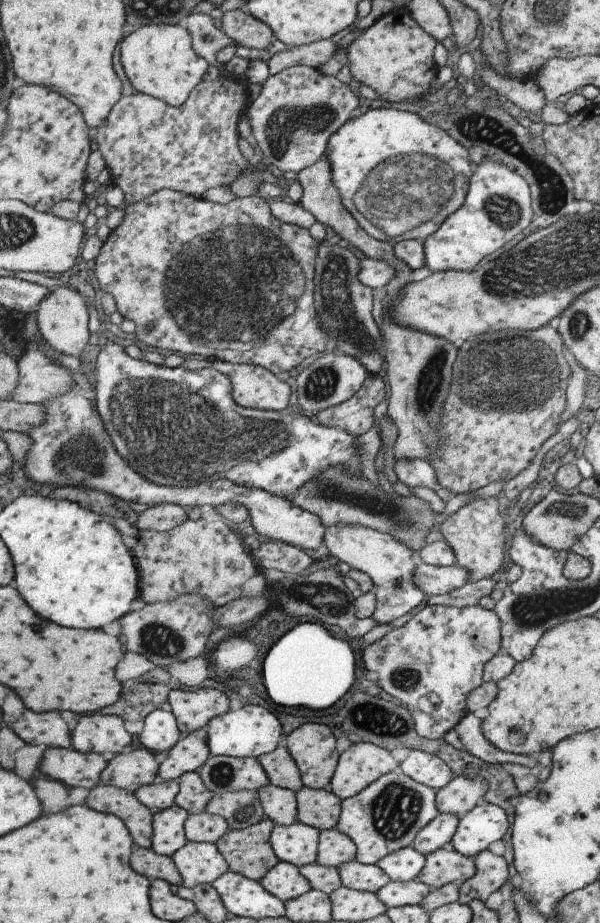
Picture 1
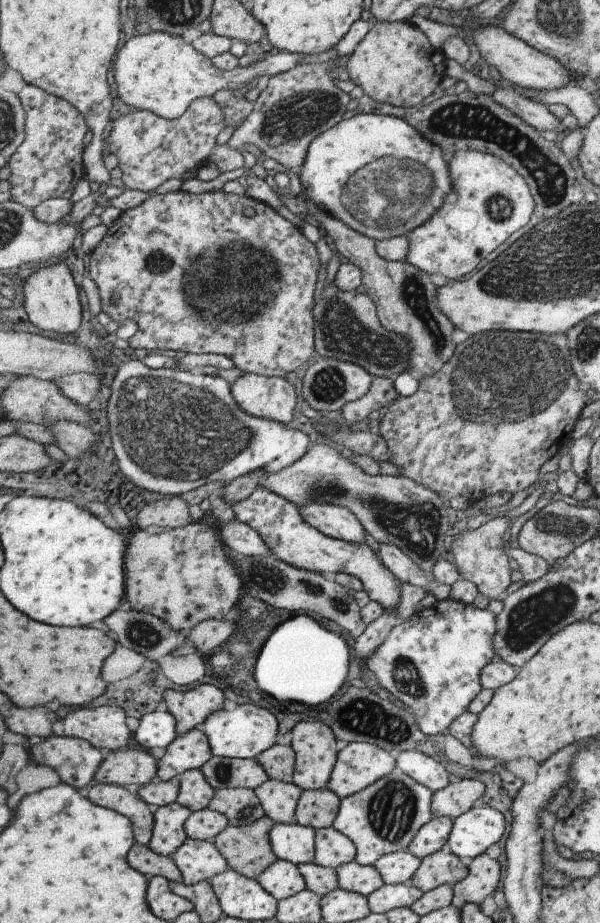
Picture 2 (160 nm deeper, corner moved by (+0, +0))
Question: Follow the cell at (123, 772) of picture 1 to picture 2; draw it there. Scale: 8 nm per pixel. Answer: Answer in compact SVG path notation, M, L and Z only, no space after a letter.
M125 748L106 754L95 782L117 784L136 790L153 782L157 775L157 760L141 748Z

